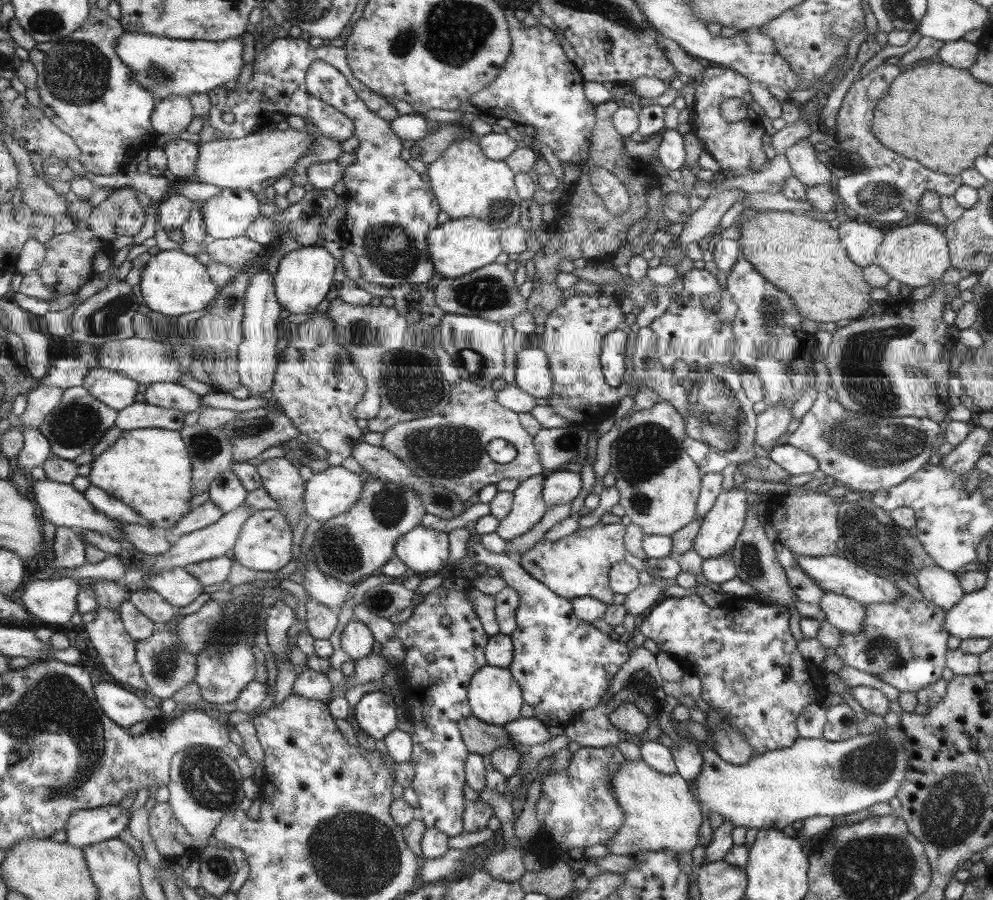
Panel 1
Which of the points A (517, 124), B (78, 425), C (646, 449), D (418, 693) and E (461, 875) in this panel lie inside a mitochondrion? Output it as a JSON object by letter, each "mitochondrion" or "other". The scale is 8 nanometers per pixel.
{"A":"other","B":"mitochondrion","C":"mitochondrion","D":"other","E":"other"}

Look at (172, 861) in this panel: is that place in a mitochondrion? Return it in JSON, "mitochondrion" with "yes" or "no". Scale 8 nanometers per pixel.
{"mitochondrion":"no"}

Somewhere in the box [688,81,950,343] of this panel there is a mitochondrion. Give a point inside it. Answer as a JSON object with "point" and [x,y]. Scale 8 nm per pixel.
{"point":[880,206]}

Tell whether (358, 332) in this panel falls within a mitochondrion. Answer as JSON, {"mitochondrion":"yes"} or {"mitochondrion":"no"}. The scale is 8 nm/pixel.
{"mitochondrion":"yes"}

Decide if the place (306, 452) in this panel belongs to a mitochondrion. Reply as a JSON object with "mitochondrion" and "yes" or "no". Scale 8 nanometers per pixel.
{"mitochondrion":"no"}

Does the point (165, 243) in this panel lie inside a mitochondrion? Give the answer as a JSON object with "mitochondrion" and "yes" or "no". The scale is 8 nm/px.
{"mitochondrion":"no"}

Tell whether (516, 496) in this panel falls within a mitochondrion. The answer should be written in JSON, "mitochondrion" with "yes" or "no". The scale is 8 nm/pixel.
{"mitochondrion":"no"}

